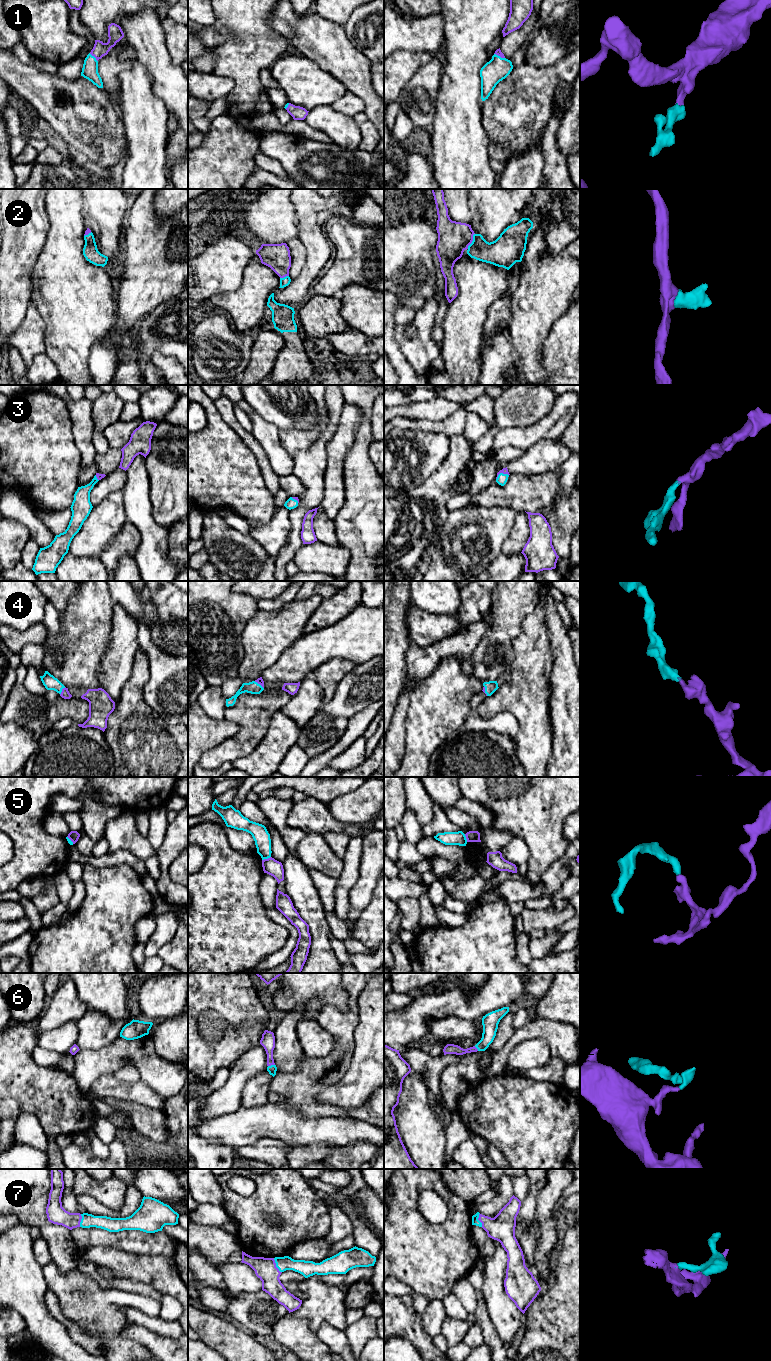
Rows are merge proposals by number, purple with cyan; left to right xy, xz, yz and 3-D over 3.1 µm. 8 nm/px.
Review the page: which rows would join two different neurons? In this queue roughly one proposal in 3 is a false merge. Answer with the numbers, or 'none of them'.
5

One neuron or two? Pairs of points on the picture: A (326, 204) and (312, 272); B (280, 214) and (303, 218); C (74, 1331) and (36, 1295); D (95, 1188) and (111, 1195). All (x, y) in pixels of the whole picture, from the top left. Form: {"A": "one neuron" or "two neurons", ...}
{"A": "one neuron", "B": "two neurons", "C": "two neurons", "D": "one neuron"}

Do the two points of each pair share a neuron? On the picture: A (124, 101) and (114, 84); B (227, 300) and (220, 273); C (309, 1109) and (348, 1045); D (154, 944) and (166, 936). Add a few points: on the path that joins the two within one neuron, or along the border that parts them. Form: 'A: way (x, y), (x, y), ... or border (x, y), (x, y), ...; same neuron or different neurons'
A: border (125, 70), (119, 74), (119, 93), (114, 100); different neurons
B: border (243, 277), (237, 288), (216, 292), (209, 298); different neurons
C: way (309, 1093), (309, 1083), (332, 1061); same neuron
D: way (157, 941), (163, 936); same neuron

